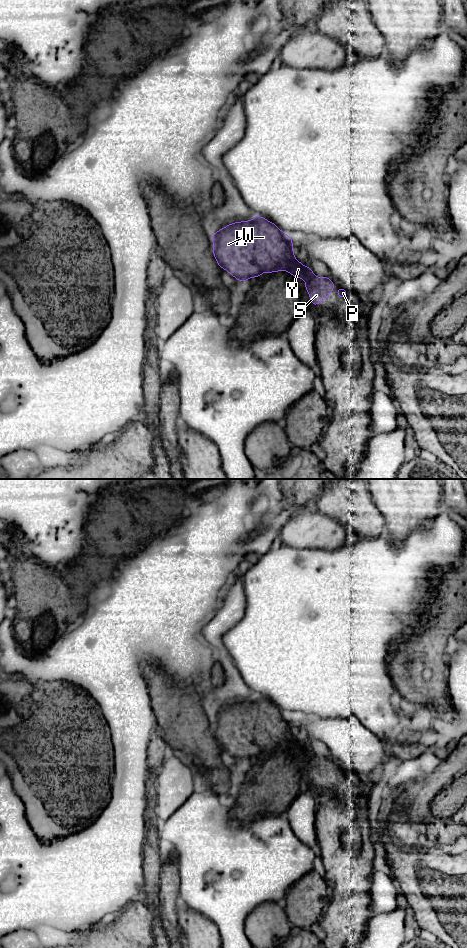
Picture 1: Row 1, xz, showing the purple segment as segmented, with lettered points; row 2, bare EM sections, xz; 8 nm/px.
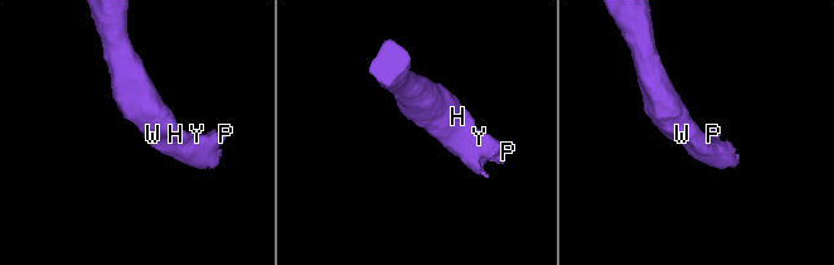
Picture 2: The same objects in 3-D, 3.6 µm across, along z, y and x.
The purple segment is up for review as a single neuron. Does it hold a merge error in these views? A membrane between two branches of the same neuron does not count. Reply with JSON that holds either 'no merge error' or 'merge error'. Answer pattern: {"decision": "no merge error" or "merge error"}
{"decision": "no merge error"}

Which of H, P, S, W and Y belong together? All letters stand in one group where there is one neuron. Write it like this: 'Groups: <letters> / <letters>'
Groups: H P S W Y

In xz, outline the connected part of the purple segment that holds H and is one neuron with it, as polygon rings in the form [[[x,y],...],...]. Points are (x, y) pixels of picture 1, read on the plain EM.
[[[255,695],[252,701],[229,704],[215,712],[212,719],[213,733],[217,743],[241,763],[251,757],[260,757],[264,751],[272,753],[286,750],[294,757],[306,761],[304,770],[309,772],[313,786],[318,785],[321,780],[326,780],[330,771],[334,769],[334,763],[329,757],[315,756],[310,746],[305,747],[295,739],[292,718],[263,697]]]

